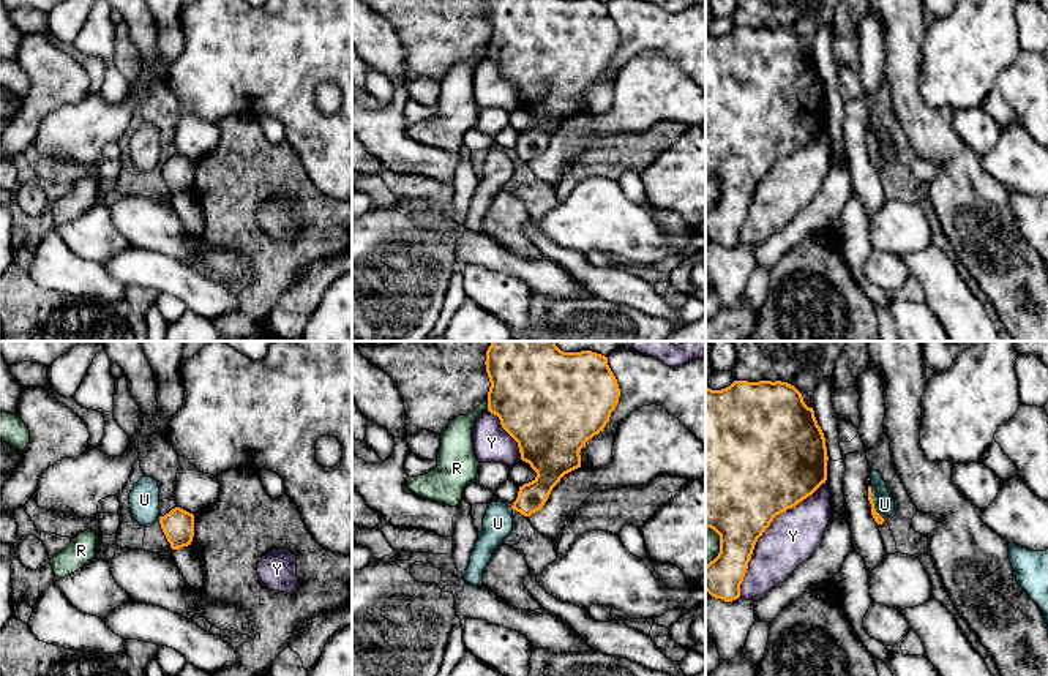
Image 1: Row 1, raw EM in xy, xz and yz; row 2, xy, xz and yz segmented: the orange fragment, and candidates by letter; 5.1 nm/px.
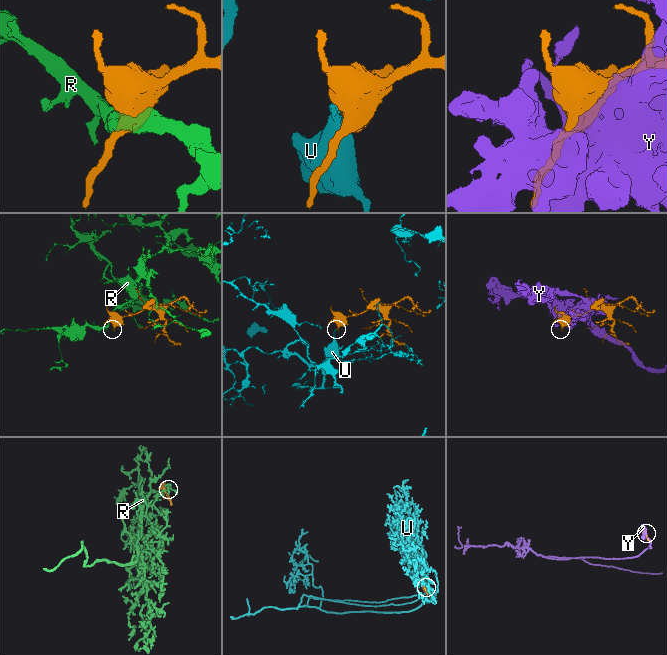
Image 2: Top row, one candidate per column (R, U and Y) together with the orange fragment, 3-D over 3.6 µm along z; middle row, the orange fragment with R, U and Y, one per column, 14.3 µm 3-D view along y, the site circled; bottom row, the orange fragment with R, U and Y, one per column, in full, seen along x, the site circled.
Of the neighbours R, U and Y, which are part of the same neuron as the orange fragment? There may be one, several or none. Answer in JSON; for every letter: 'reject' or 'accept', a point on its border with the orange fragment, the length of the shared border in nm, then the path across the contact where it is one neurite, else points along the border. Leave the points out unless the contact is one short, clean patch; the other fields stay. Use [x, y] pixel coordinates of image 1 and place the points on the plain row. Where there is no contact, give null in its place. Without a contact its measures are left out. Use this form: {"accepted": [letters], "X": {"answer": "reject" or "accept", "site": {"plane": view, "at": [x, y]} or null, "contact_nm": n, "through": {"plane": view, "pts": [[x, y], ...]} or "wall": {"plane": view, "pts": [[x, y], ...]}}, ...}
{"accepted": ["U"], "R": {"answer": "reject", "site": {"plane": "xz", "at": [488, 51]}, "contact_nm": 60}, "U": {"answer": "accept", "site": {"plane": "yz", "at": [873, 150]}, "contact_nm": 190, "through": {"plane": "yz", "pts": [[878, 165], [873, 150], [884, 150]]}}, "Y": {"answer": "reject", "site": {"plane": "yz", "at": [763, 177]}, "contact_nm": 750}}

